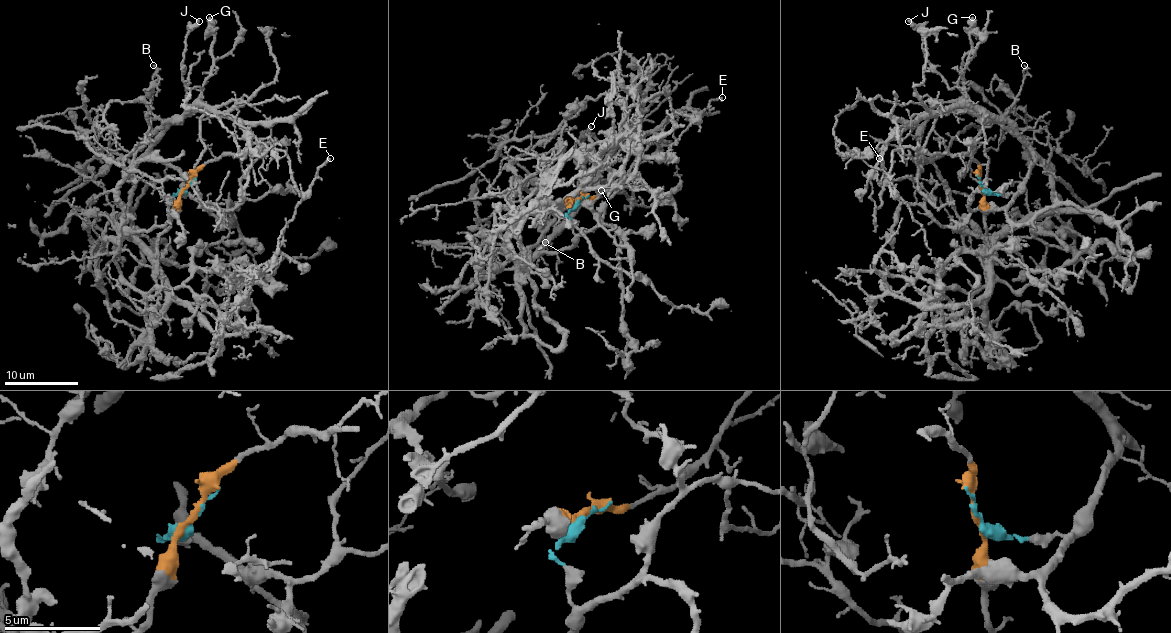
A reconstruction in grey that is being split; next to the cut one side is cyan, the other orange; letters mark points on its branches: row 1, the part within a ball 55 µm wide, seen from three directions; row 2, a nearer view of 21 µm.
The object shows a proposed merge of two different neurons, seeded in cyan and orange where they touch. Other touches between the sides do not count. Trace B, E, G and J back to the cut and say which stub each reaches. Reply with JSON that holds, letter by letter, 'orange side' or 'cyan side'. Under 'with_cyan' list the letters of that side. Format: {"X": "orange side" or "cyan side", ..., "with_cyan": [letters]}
{"B": "cyan side", "E": "orange side", "G": "cyan side", "J": "cyan side", "with_cyan": ["B", "G", "J"]}

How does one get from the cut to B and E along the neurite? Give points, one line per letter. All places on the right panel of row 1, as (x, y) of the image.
B: (981, 185), (996, 194), (1014, 193), (1033, 163), (1031, 147), (1005, 114), (1027, 72), (1024, 64)
E: (981, 185), (980, 167), (969, 156), (925, 154), (914, 147), (901, 147), (892, 156), (893, 193), (879, 158)

